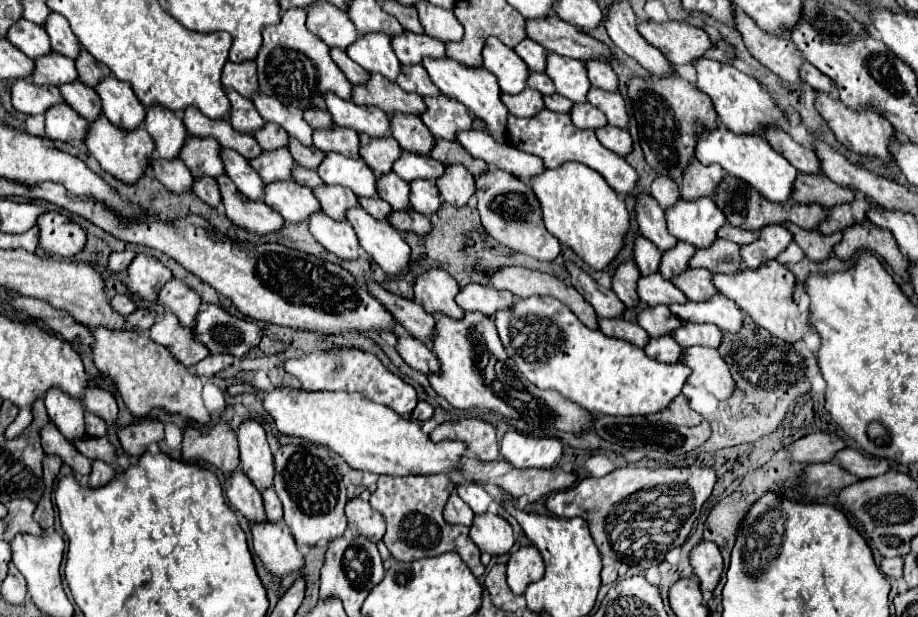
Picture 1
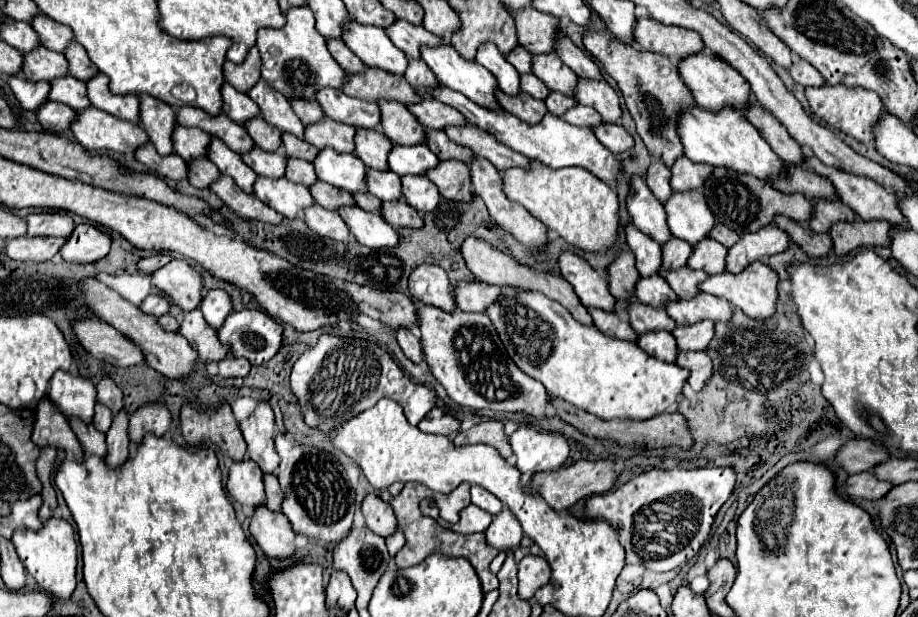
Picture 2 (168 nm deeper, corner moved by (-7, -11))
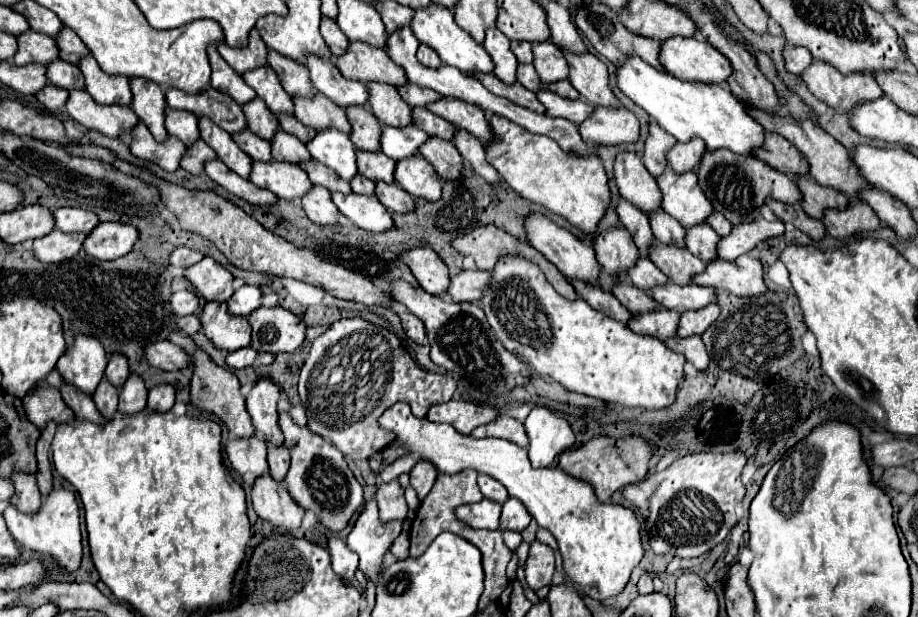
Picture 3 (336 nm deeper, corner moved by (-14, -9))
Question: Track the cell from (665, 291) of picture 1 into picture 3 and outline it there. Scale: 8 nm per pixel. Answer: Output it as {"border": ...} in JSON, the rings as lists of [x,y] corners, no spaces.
{"border":[[[638,258],[636,266],[632,266],[628,270],[628,276],[630,276],[630,280],[632,280],[634,286],[638,286],[640,290],[646,290],[646,292],[652,286],[668,282],[668,278],[664,276],[664,272],[660,268],[656,268],[656,264],[650,262],[650,258]]]}

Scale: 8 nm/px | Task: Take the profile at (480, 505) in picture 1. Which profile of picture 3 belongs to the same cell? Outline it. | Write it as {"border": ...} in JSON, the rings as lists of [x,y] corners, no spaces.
{"border":[[[478,474],[478,486],[480,486],[480,492],[488,500],[494,500],[494,502],[500,502],[500,504],[504,504],[508,500],[506,488],[500,486],[500,482],[494,480],[494,478],[490,478],[488,474]]]}

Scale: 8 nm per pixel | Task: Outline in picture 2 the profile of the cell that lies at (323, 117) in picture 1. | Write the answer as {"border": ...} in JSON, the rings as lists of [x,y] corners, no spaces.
{"border":[[[291,100],[291,106],[295,110],[295,114],[299,116],[299,120],[309,126],[309,124],[317,124],[323,120],[323,112],[319,104],[309,104],[309,100]]]}

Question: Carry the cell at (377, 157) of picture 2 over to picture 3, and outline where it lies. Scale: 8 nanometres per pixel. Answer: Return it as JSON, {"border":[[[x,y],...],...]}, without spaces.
{"border":[[[348,106],[346,116],[350,120],[352,132],[350,140],[358,150],[380,150],[380,122],[366,106]]]}

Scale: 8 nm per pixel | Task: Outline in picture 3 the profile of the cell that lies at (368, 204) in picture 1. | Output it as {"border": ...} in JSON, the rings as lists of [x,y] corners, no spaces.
{"border":[[[356,174],[356,176],[350,180],[350,186],[352,186],[352,190],[354,190],[356,194],[368,194],[368,196],[374,194],[374,182],[368,180],[368,178],[364,178],[362,174]]]}

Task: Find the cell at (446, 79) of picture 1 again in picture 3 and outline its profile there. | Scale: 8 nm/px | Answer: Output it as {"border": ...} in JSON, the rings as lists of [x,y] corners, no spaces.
{"border":[[[430,2],[430,6],[420,8],[414,12],[410,28],[414,32],[414,36],[422,42],[428,44],[430,48],[434,48],[438,52],[438,56],[442,58],[444,64],[456,66],[462,74],[472,76],[474,72],[492,72],[492,58],[488,56],[488,52],[466,32],[462,30],[456,22],[454,22],[454,14],[450,8],[446,6],[438,6],[434,2]]]}

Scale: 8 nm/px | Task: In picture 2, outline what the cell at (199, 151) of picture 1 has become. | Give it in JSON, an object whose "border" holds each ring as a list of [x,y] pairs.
{"border":[[[177,126],[173,132],[173,148],[183,160],[193,162],[195,158],[205,158],[207,148],[211,144],[211,136],[207,132],[197,132],[197,128],[181,128]]]}

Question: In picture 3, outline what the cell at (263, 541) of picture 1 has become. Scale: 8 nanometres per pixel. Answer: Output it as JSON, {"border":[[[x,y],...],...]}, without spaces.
{"border":[[[268,474],[256,478],[252,488],[252,506],[256,514],[274,524],[278,532],[294,532],[304,516],[304,510],[290,496],[286,482],[276,482]]]}

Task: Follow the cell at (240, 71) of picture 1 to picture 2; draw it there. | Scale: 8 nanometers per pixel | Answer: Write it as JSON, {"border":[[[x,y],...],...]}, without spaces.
{"border":[[[251,48],[249,56],[245,58],[245,64],[233,64],[233,62],[225,62],[223,64],[223,74],[225,80],[239,92],[249,92],[257,80],[261,78],[261,58],[259,58],[259,50]]]}

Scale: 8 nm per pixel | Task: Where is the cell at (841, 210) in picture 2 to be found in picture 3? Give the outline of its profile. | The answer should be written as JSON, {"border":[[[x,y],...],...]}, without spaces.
{"border":[[[798,176],[796,182],[798,182],[798,188],[802,192],[800,206],[812,218],[822,218],[822,212],[826,208],[844,210],[848,206],[848,196],[846,194],[842,194],[834,188],[828,188],[828,186],[820,186],[810,176]]]}

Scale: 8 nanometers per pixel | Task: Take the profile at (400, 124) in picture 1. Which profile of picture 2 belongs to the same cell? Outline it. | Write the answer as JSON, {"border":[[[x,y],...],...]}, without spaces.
{"border":[[[393,100],[381,102],[379,108],[381,108],[383,134],[393,144],[401,144],[401,146],[425,144],[425,128],[417,122],[415,114],[409,108]]]}

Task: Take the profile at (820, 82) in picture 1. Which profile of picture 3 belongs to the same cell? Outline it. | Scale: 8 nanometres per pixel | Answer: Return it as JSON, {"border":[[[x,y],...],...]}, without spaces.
{"border":[[[794,46],[794,48],[786,48],[784,50],[784,66],[788,72],[792,74],[800,74],[806,66],[812,64],[812,54],[806,48]]]}

